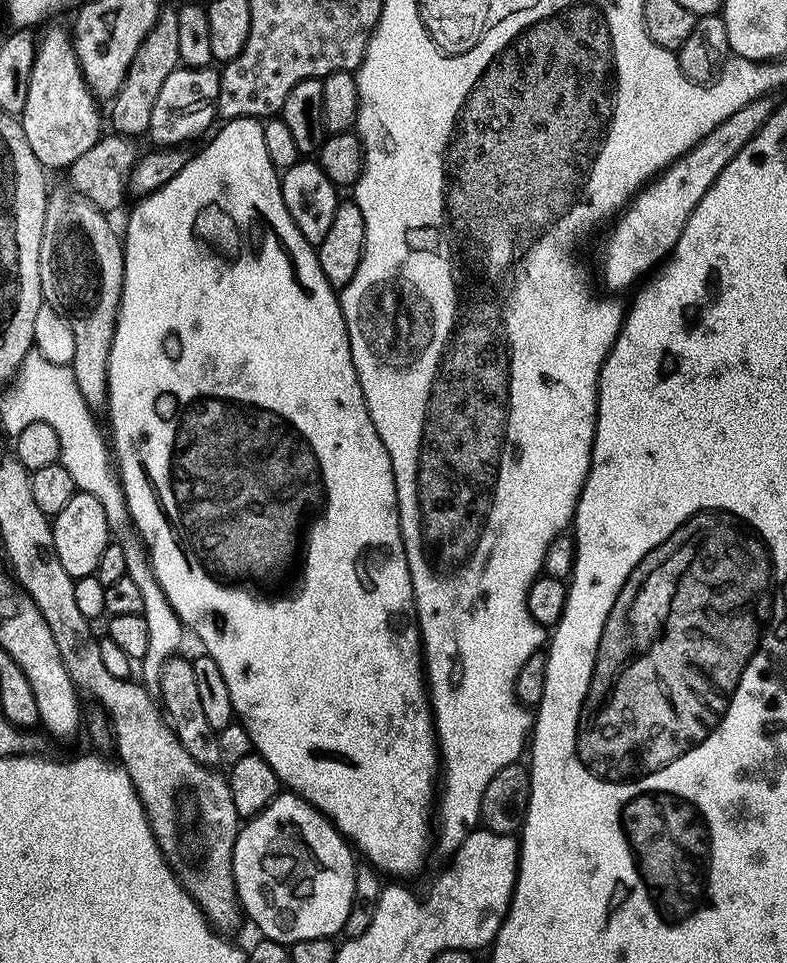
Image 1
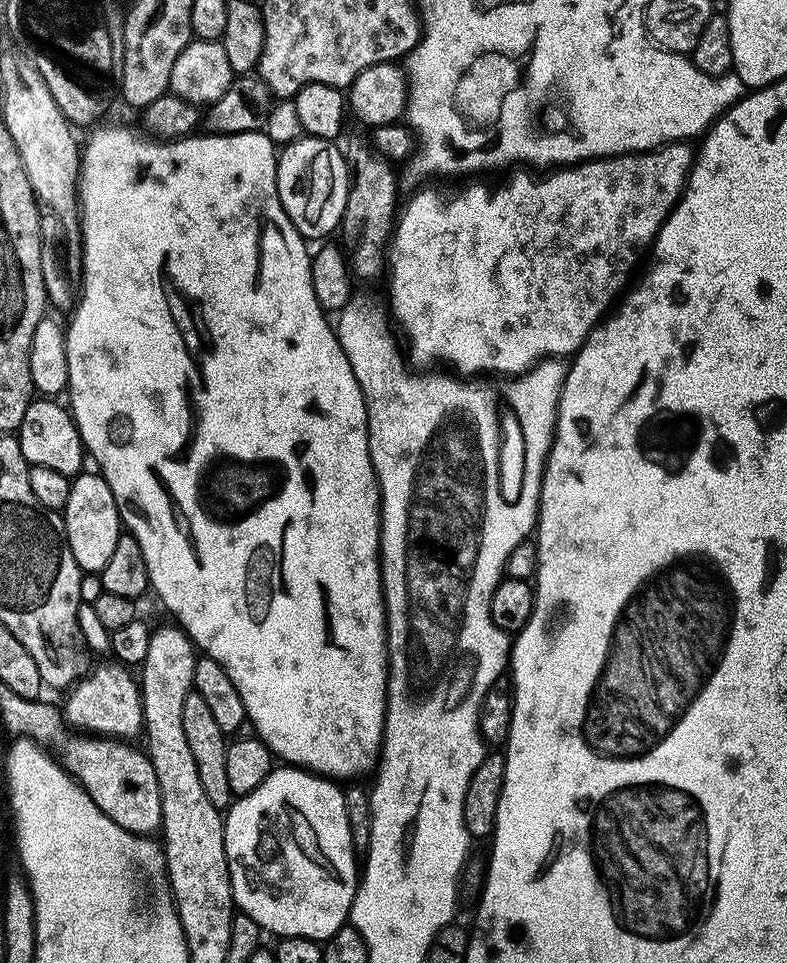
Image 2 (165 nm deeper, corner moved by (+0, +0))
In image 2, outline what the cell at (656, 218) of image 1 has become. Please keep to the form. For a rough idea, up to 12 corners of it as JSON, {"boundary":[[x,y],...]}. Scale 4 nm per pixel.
{"boundary":[[661,144],[399,209],[420,370],[579,352],[684,195]]}

